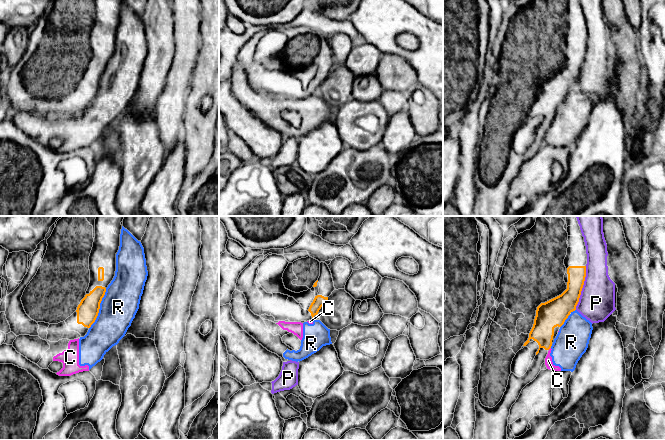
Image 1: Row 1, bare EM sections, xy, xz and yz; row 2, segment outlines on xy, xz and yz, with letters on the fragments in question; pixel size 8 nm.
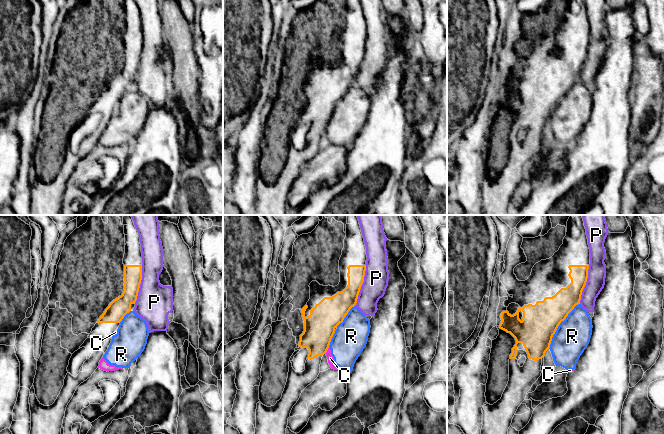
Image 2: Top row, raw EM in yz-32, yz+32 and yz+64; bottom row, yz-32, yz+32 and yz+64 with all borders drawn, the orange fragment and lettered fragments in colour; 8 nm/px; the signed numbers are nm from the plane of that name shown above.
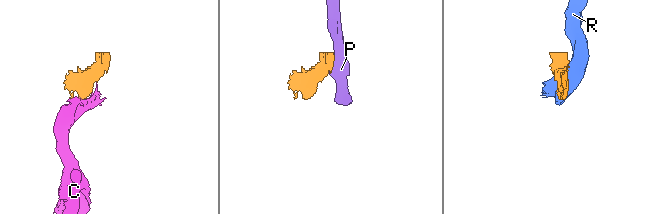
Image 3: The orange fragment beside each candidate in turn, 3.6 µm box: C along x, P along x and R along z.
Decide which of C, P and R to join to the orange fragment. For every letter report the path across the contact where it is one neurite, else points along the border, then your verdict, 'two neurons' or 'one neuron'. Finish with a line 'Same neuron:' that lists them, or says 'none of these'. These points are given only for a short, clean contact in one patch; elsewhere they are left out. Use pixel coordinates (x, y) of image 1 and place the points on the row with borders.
C: two neurons
P: border yz (586, 266), (584, 284), (575, 309); two neurons
R: two neurons
Same neuron: none of these

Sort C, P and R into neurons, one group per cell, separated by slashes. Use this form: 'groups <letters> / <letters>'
groups C R / P

